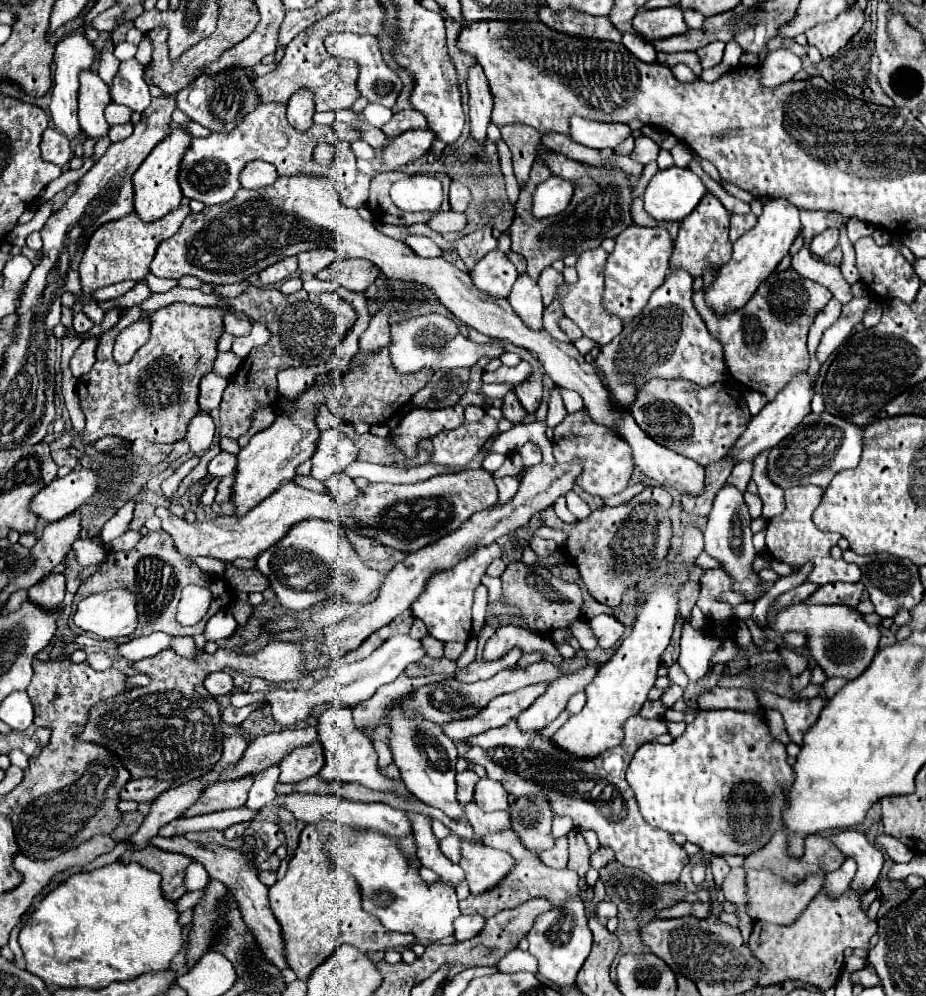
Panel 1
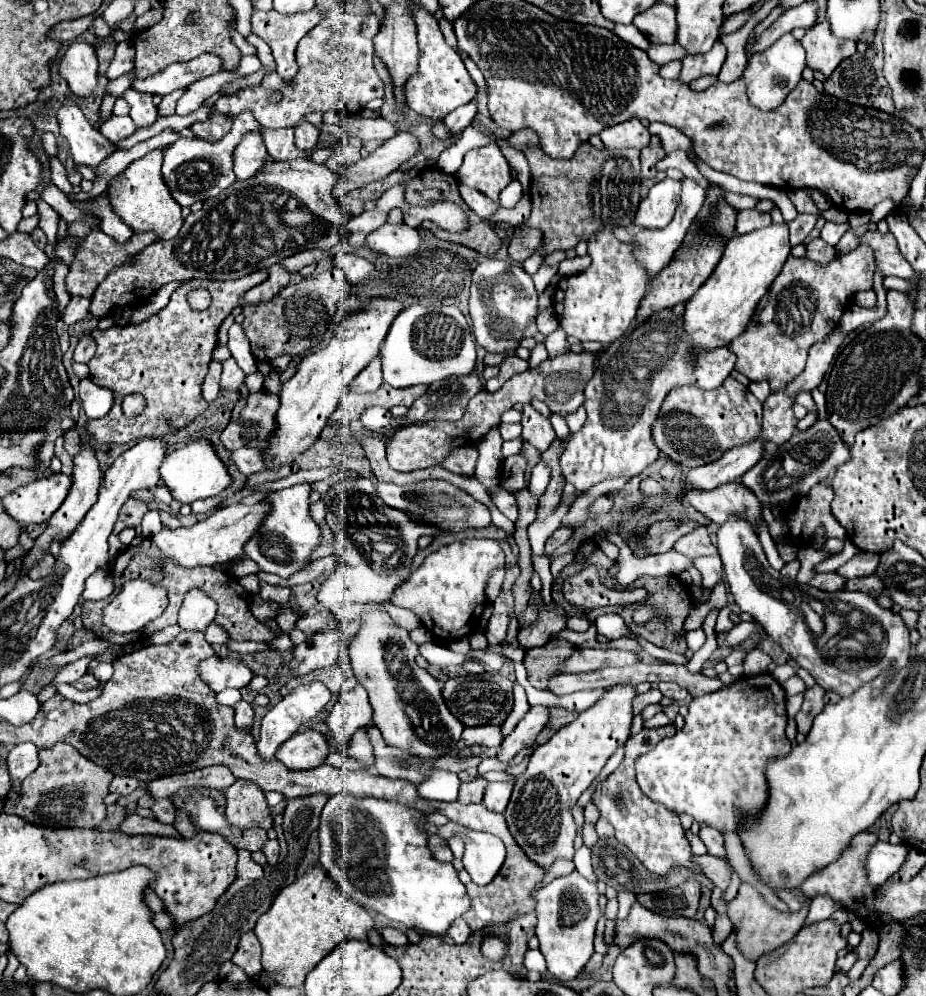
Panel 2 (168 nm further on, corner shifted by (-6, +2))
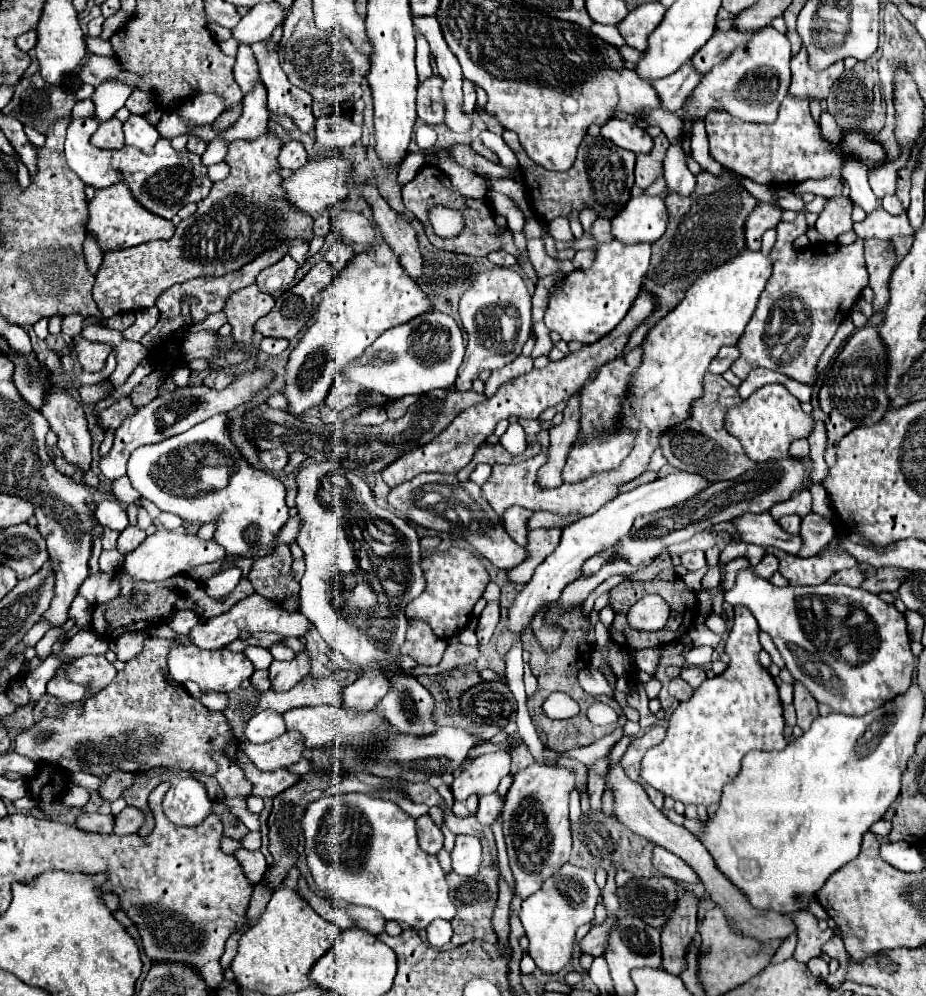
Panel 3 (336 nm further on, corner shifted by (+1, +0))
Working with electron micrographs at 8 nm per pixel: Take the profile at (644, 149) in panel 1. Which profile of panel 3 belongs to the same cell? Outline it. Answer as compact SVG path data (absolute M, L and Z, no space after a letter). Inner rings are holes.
M648 127L648 135L652 137L654 147L648 151L648 155L636 157L636 185L642 189L650 187L654 179L662 175L662 159L670 147L670 141L658 127Z

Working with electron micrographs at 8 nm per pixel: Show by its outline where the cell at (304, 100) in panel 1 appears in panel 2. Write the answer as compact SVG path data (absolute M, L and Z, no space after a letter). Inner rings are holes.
M301 121L295 127L295 145L297 145L297 149L301 149L301 151L313 151L317 147L317 143L319 143L319 131L317 131L317 127L313 127L307 121Z

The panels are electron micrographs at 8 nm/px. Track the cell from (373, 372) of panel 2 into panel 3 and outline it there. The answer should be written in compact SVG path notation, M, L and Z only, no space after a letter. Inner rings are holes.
M336 383L330 389L330 395L326 399L326 405L334 411L342 411L346 407L350 407L352 403L356 403L358 395L362 393L362 389L358 387L358 383Z

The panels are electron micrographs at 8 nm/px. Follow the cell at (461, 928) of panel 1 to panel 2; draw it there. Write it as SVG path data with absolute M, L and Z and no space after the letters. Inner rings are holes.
M455 919L455 921L449 925L449 929L447 929L447 937L451 937L453 943L463 943L463 941L469 939L469 935L471 935L471 931L469 931L469 927L465 925L463 919Z

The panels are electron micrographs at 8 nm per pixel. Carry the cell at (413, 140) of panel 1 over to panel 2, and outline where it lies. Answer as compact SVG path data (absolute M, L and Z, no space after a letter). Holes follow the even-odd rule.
M397 133L395 137L387 139L381 147L377 147L377 151L371 153L369 157L339 167L335 171L339 179L331 189L331 195L339 199L353 189L361 189L367 183L387 177L403 161L409 161L417 153L417 147L419 143L411 133Z

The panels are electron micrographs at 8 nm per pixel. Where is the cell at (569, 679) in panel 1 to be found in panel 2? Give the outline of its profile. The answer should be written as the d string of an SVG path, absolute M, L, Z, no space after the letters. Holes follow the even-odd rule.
M531 707L529 713L517 723L517 727L503 739L501 749L497 753L497 759L501 763L509 763L521 749L529 747L535 743L535 737L539 735L539 731L545 727L549 717L547 707Z

